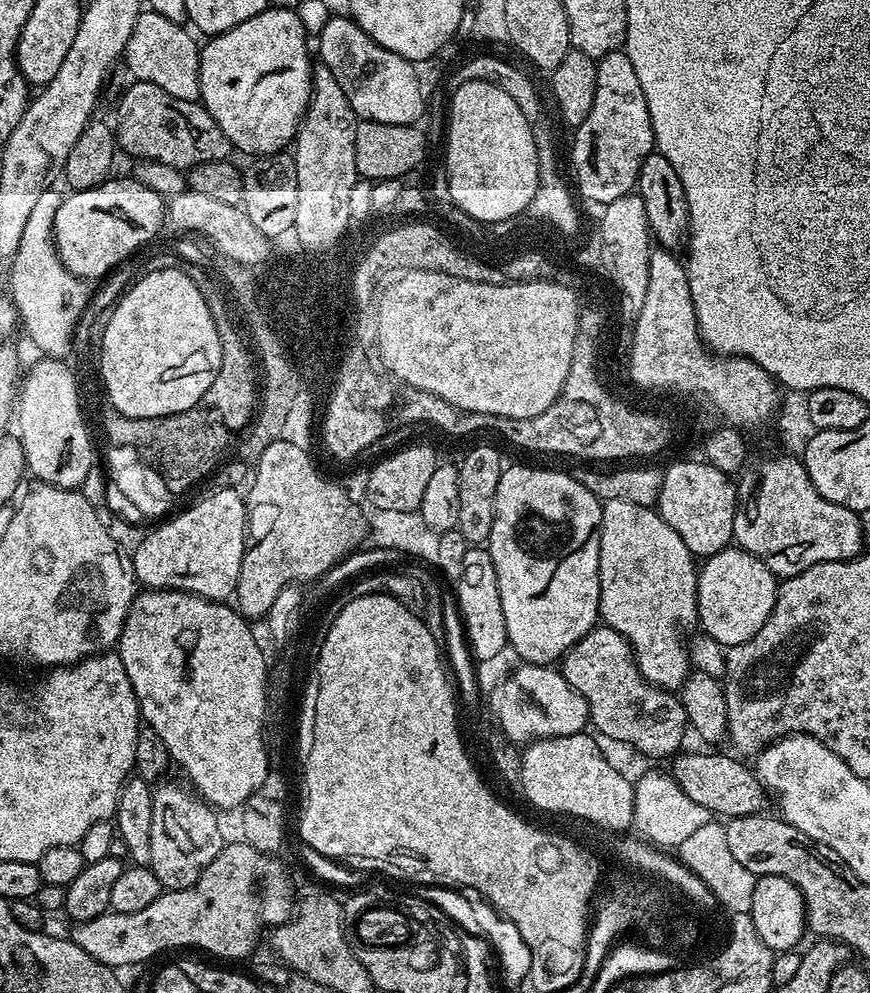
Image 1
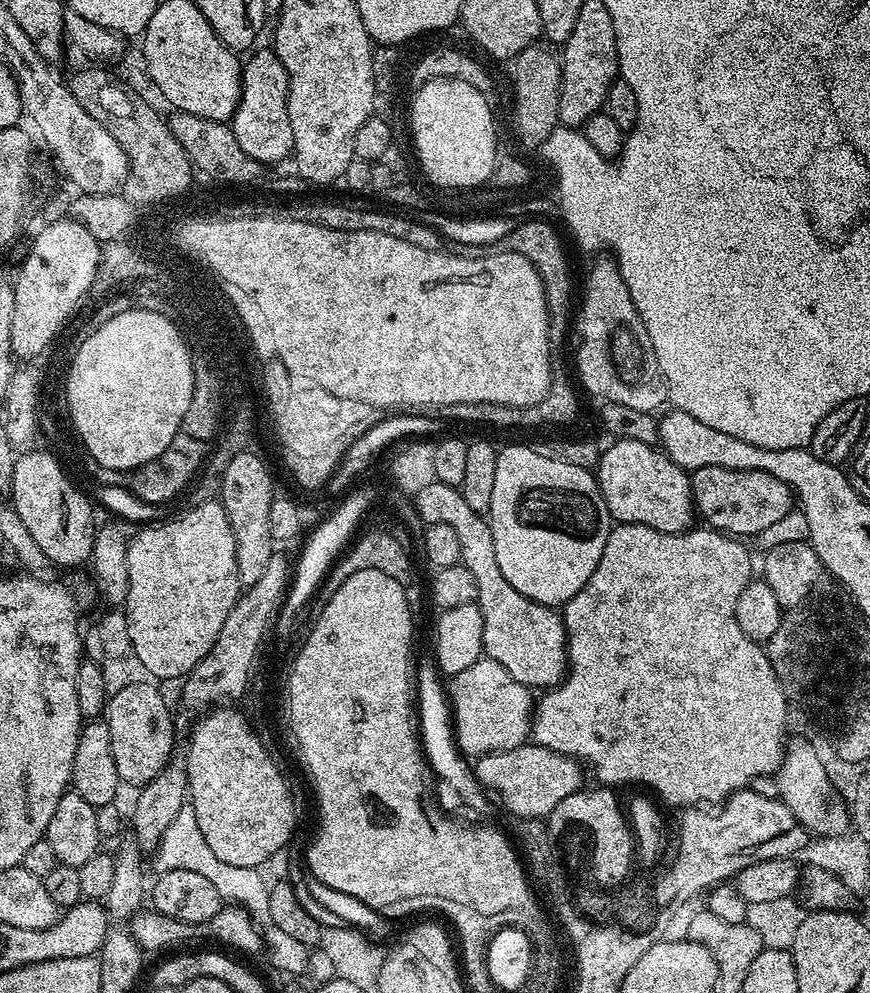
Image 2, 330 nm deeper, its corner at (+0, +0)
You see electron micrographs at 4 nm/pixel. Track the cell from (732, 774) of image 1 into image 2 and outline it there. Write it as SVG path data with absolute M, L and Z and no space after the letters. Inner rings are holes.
M535 742L519 744L514 750L487 752L484 756L475 757L474 769L477 781L482 788L485 790L493 788L497 798L509 808L508 812L513 816L520 816L522 819L547 818L550 810L554 810L554 806L558 806L558 802L562 802L562 798L581 791L582 785L585 783L585 781L583 782L585 769L573 757L563 756L554 750L543 748L541 744Z

